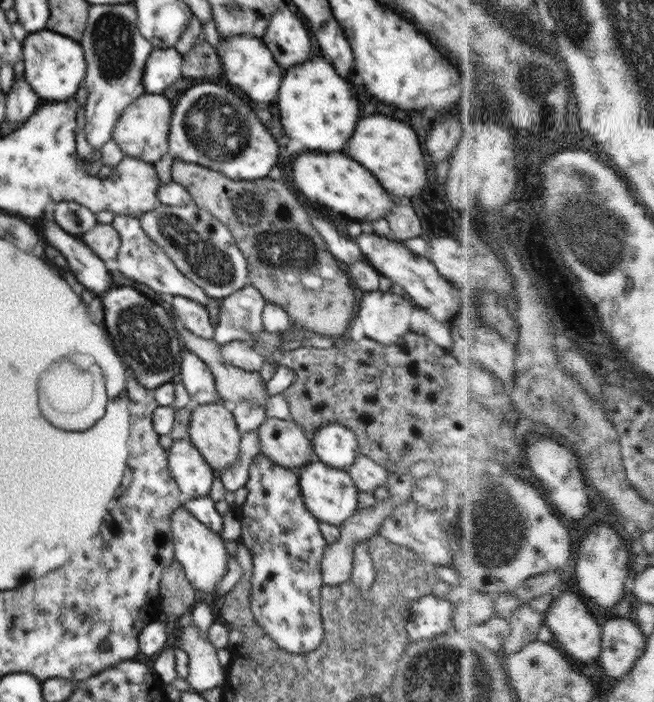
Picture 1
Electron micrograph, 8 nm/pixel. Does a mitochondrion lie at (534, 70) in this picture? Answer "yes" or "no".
no

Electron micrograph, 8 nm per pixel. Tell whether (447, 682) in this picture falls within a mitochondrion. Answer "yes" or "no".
yes

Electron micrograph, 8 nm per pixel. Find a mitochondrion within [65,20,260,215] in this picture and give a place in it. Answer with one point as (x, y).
(213, 125)

